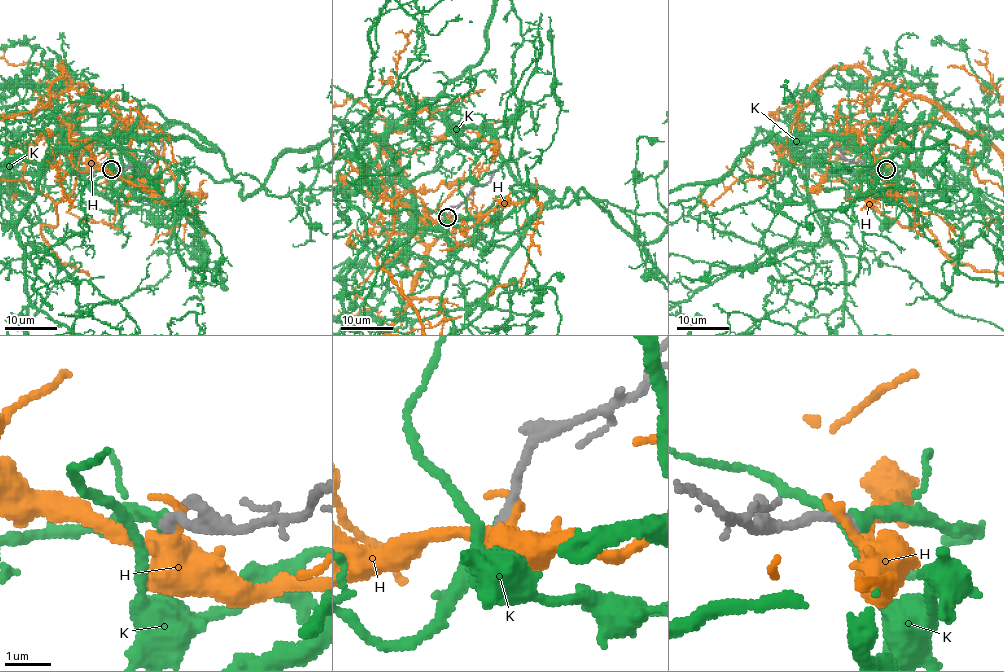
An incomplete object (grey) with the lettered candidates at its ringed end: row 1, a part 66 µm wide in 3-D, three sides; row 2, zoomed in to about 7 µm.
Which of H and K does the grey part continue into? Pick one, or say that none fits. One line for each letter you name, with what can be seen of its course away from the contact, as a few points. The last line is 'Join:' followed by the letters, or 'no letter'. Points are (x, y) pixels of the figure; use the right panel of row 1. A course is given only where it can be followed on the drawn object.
K: course (886, 170), (899, 171), (845, 148), (801, 157), (759, 140), (718, 179)
Join: K

